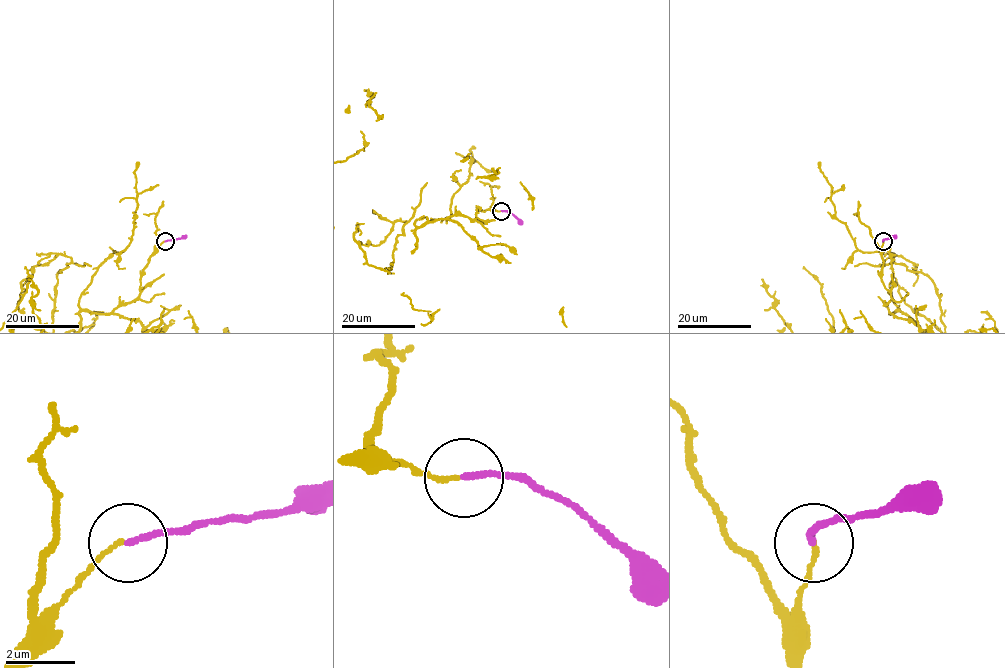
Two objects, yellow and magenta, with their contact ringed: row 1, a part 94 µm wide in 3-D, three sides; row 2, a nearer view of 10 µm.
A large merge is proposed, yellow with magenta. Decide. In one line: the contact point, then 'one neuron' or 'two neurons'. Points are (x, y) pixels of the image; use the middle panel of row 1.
(501, 211) | two neurons

